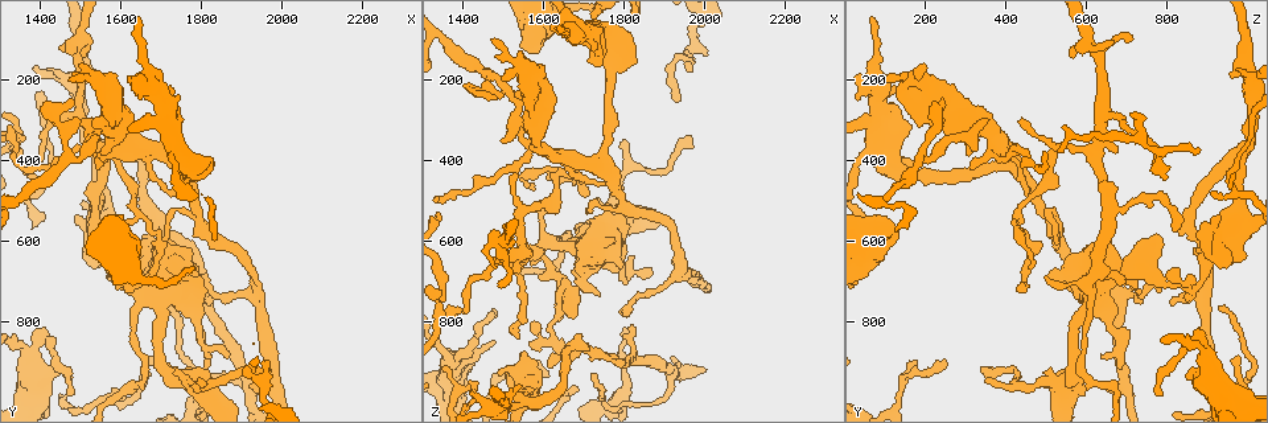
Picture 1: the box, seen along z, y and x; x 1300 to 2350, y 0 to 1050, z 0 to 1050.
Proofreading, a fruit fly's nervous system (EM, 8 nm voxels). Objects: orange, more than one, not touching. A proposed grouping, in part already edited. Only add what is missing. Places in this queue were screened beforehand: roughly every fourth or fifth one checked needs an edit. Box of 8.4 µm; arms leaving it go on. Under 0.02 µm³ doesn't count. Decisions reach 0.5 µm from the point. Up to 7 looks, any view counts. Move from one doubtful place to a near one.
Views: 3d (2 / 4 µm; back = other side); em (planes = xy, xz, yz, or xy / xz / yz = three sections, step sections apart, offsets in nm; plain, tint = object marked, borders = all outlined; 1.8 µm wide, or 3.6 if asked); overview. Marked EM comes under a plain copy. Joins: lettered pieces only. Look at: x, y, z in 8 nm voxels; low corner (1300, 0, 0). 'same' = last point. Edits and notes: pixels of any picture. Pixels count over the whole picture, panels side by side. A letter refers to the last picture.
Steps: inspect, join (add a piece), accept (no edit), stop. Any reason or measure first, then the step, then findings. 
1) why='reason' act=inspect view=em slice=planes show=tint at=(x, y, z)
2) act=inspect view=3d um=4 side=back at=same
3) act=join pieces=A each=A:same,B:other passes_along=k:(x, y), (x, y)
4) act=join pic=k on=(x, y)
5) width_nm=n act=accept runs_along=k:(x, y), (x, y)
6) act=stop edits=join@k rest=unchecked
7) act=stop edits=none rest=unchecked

act=inspect view=em slice=planes show=borders at=(1490, 300, 350)

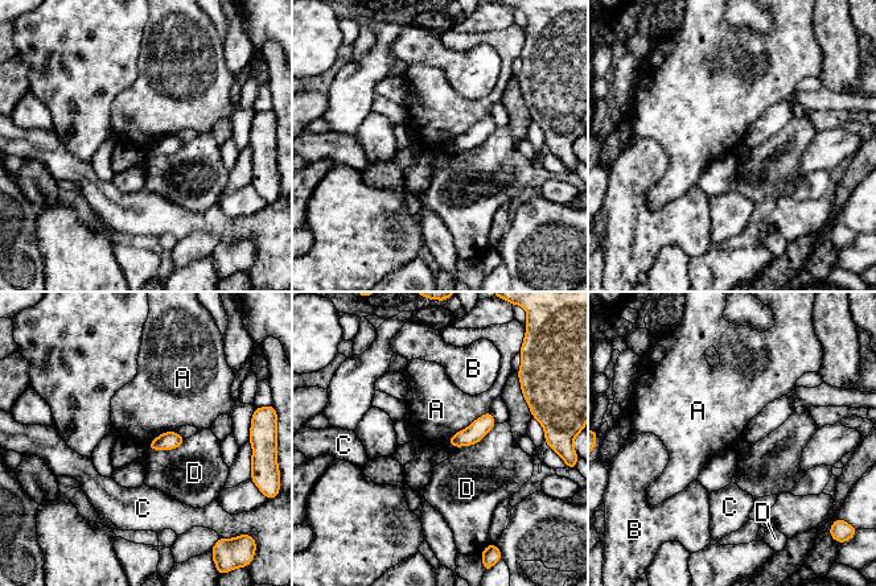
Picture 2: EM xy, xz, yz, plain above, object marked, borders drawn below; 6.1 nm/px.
act=accept each=A:other,B:other,C:other,D:other found='none of them fits'

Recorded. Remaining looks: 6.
act=inspect view=3d um=2 at=(1970, 920, 340)

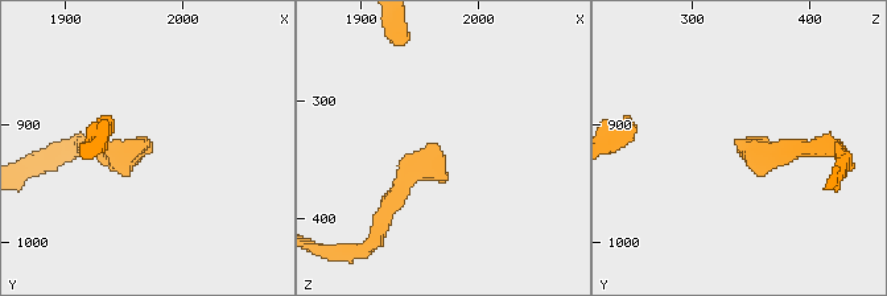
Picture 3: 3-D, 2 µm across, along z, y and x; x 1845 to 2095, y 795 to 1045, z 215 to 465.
why='need the tissue' act=inspect view=em slice=planes show=borders at=(1968, 914, 340)

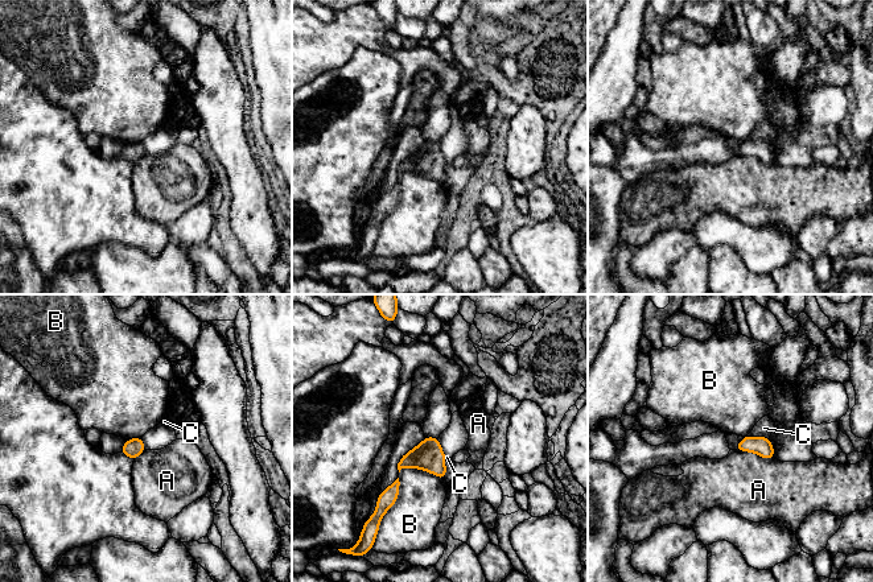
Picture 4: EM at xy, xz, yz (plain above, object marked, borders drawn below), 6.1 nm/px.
longest_contact=B:280nm act=accept each=A:other,B:other,C:other border=4:(399, 470), (418, 467), (444, 479) found='no lettered piece goes on from it'

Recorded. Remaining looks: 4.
why='an open end' act=inspect view=em slice=planes show=borders at=(1545, 600, 885)

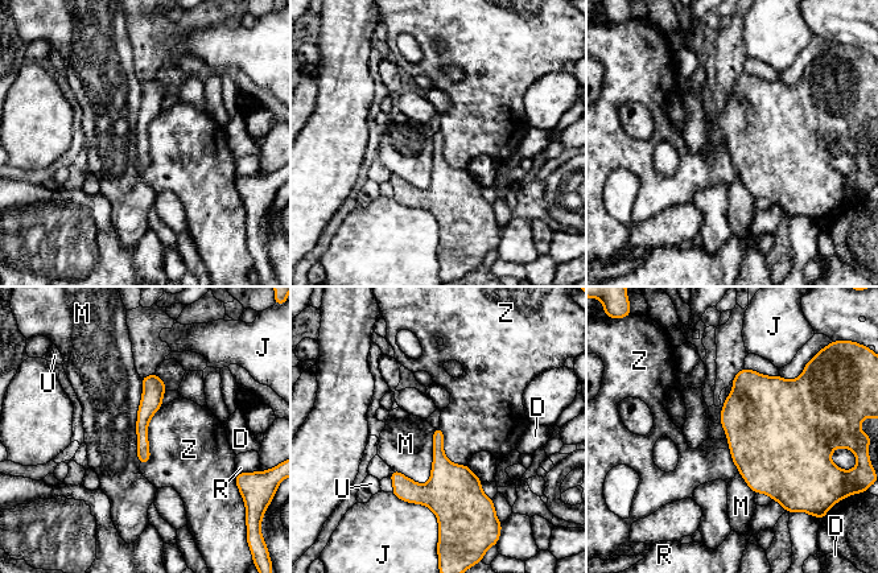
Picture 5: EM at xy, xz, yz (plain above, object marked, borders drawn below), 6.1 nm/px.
act=accept each=D:other,J:other,M:other,R:other,U:other,Z:other runs_along=5:(153, 378), (143, 460) found='no lettered piece goes on from it'

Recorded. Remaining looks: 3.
act=stop edits=none rest=unchecked

